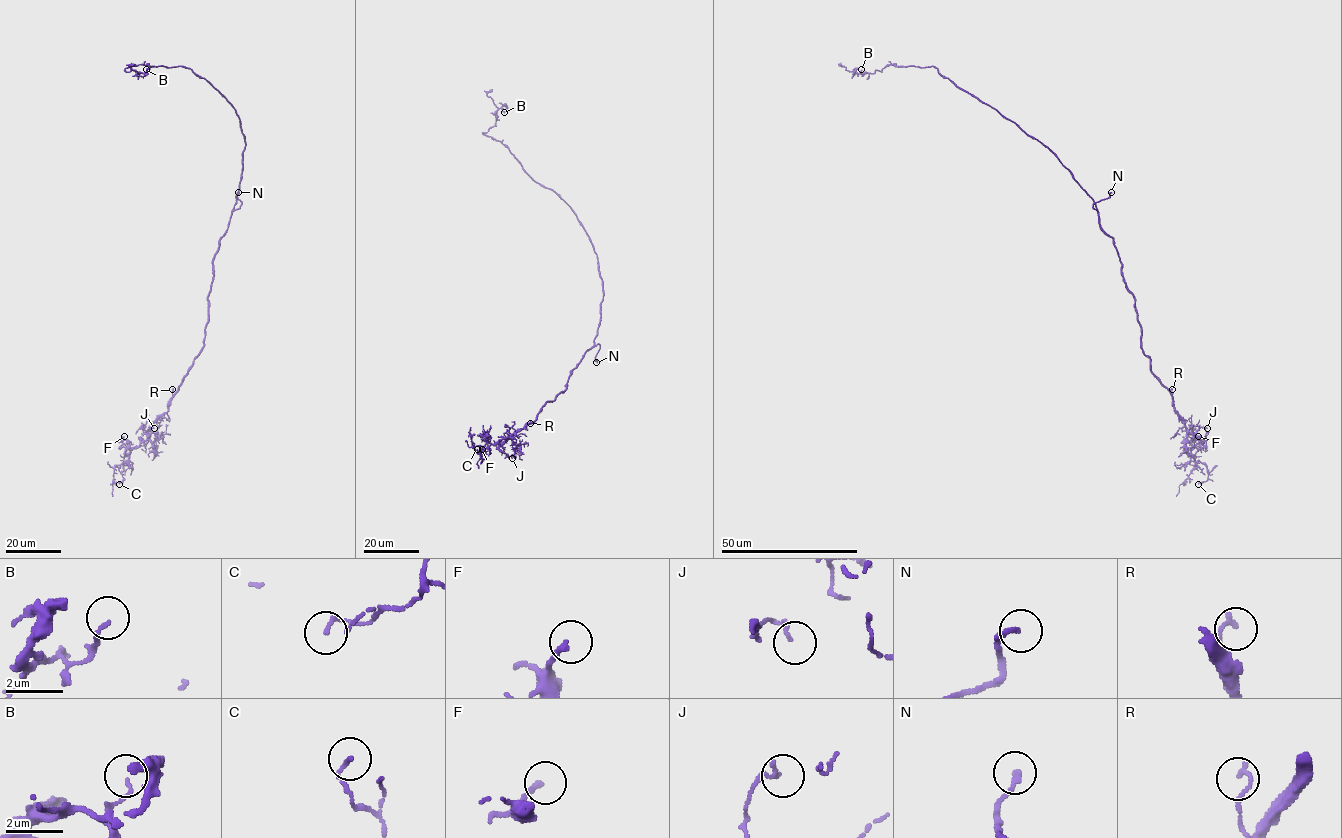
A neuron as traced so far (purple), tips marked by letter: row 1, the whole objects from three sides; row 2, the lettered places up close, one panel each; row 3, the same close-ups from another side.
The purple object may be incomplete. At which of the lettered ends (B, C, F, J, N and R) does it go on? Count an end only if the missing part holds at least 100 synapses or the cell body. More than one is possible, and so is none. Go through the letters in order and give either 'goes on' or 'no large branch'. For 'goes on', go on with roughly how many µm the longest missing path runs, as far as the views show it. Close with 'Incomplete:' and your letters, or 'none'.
B: no large branch
C: no large branch
F: no large branch
J: no large branch
N: goes on; missing 30 µm
R: no large branch
Incomplete: N

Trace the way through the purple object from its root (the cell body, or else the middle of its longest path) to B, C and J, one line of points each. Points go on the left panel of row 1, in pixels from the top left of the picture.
B: (236, 200), (245, 148), (236, 110), (190, 69), (139, 64), (124, 70), (144, 73), (146, 69)
C: (236, 200), (212, 262), (203, 347), (168, 409), (151, 426), (147, 438), (130, 451), (119, 484)
J: (236, 200), (212, 262), (203, 347), (168, 409), (141, 442), (148, 441), (154, 428)

